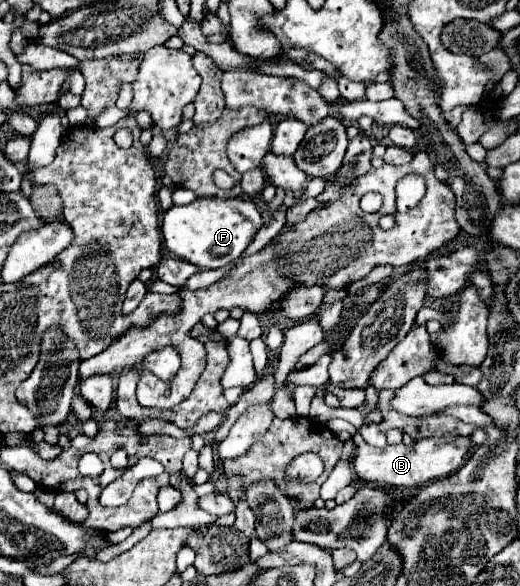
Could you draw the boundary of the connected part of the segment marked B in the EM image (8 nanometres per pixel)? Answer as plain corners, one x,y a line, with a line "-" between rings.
355,433
353,443
355,443
355,453
353,453
355,475
361,481
377,483
383,487
421,487
427,481
447,477
463,465
463,457
471,449
469,437
455,437
455,435
429,437
429,439
421,439
413,445
399,443
399,445
387,445
387,447
379,449
379,447
367,445
361,434

